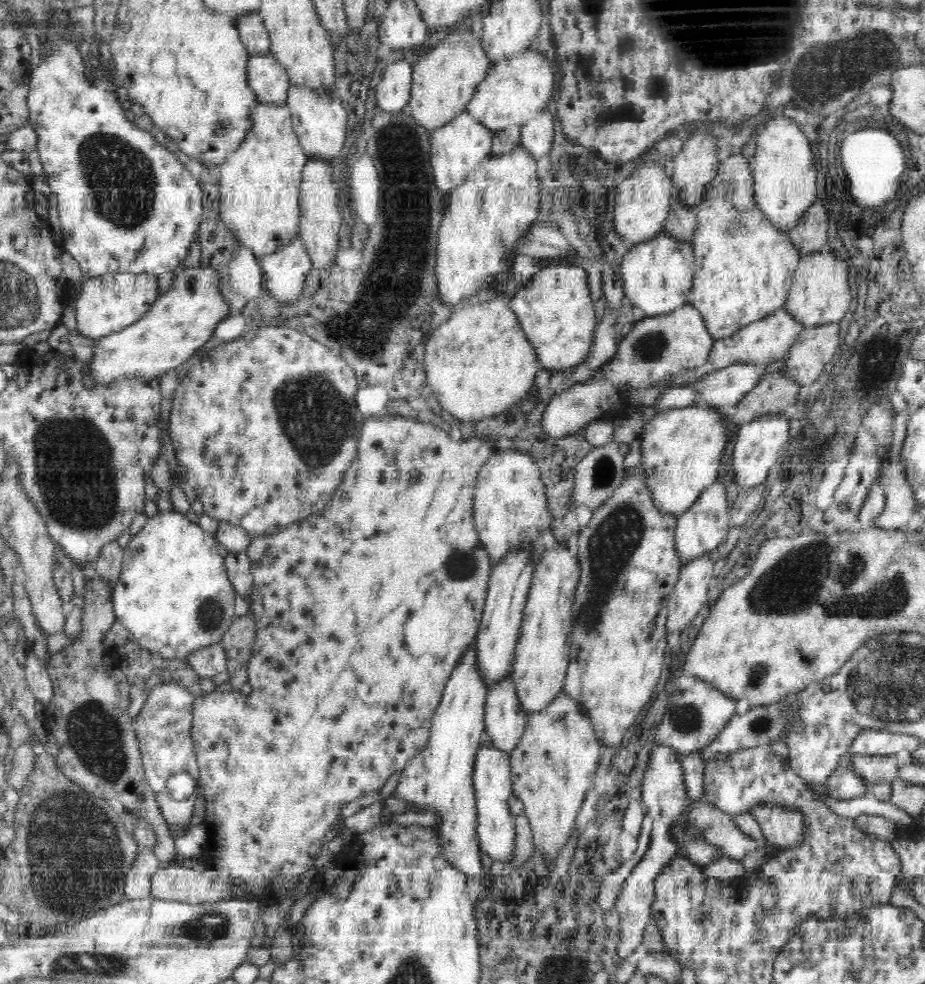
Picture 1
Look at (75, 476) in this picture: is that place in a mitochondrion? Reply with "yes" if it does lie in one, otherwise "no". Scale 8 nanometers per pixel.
yes

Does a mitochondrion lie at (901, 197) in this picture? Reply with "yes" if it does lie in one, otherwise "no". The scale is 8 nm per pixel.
no

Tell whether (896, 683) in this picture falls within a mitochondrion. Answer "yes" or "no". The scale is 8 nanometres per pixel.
yes

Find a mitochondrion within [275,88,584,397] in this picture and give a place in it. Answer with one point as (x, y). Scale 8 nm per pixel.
(348, 326)

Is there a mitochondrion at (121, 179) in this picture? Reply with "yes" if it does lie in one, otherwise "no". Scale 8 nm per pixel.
yes

